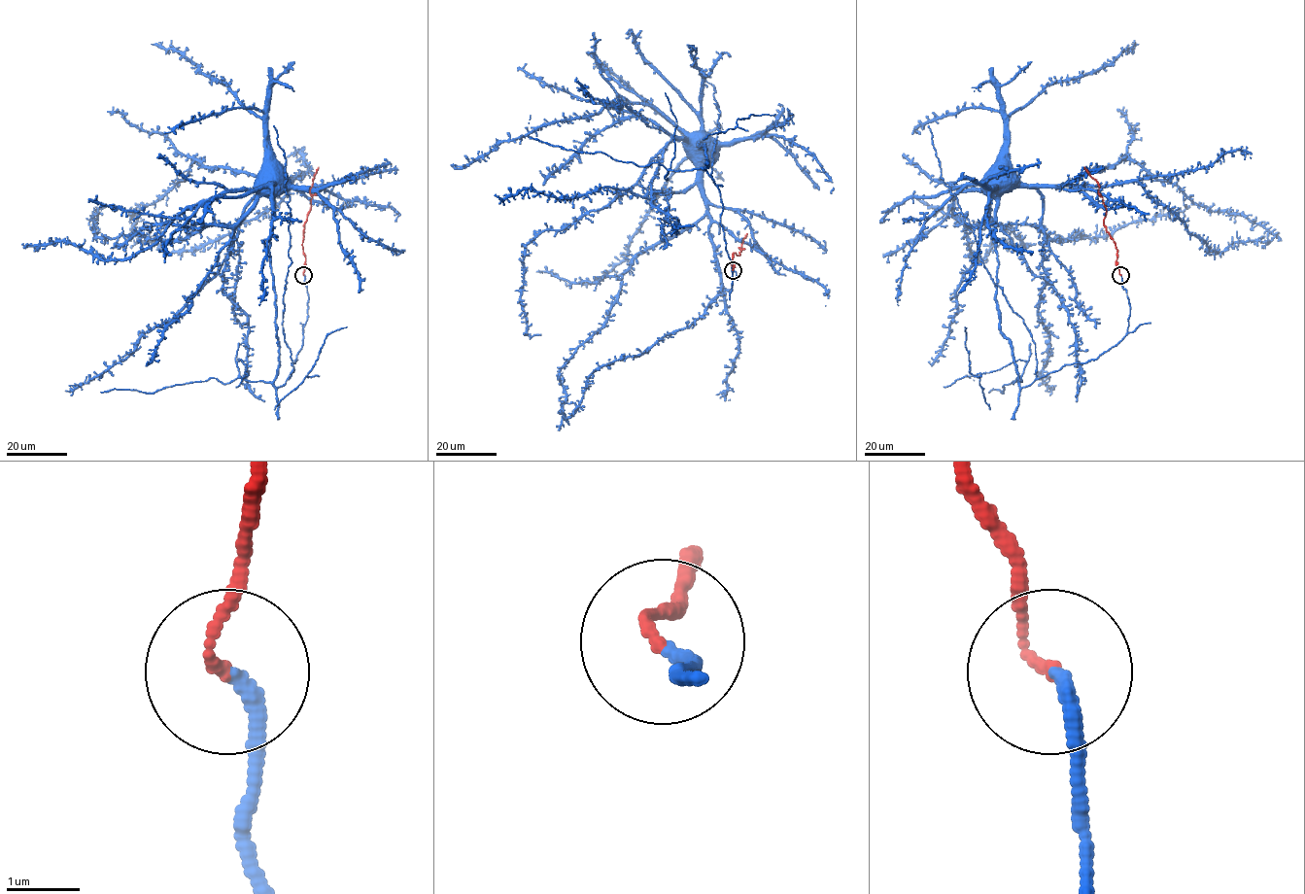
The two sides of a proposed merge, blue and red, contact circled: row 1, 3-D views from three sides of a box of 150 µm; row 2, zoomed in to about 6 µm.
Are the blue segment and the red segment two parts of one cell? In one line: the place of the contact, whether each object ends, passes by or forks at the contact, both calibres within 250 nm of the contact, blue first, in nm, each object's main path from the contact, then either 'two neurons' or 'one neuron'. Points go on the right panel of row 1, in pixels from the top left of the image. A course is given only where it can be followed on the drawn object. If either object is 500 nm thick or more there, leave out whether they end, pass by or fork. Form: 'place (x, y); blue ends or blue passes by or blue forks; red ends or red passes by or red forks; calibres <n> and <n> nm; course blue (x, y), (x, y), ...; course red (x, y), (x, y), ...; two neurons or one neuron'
place (1120, 275); blue ends; red ends; calibres 200 and 120 nm; course blue (1120, 275), (1127, 334), (1021, 387), (995, 298), (1005, 192), (1137, 182), (1210, 251), (1268, 242), (1261, 248); course red (1120, 275), (1116, 243), (1105, 225), (1106, 210), (1098, 193), (1098, 185), (1084, 167); one neuron

